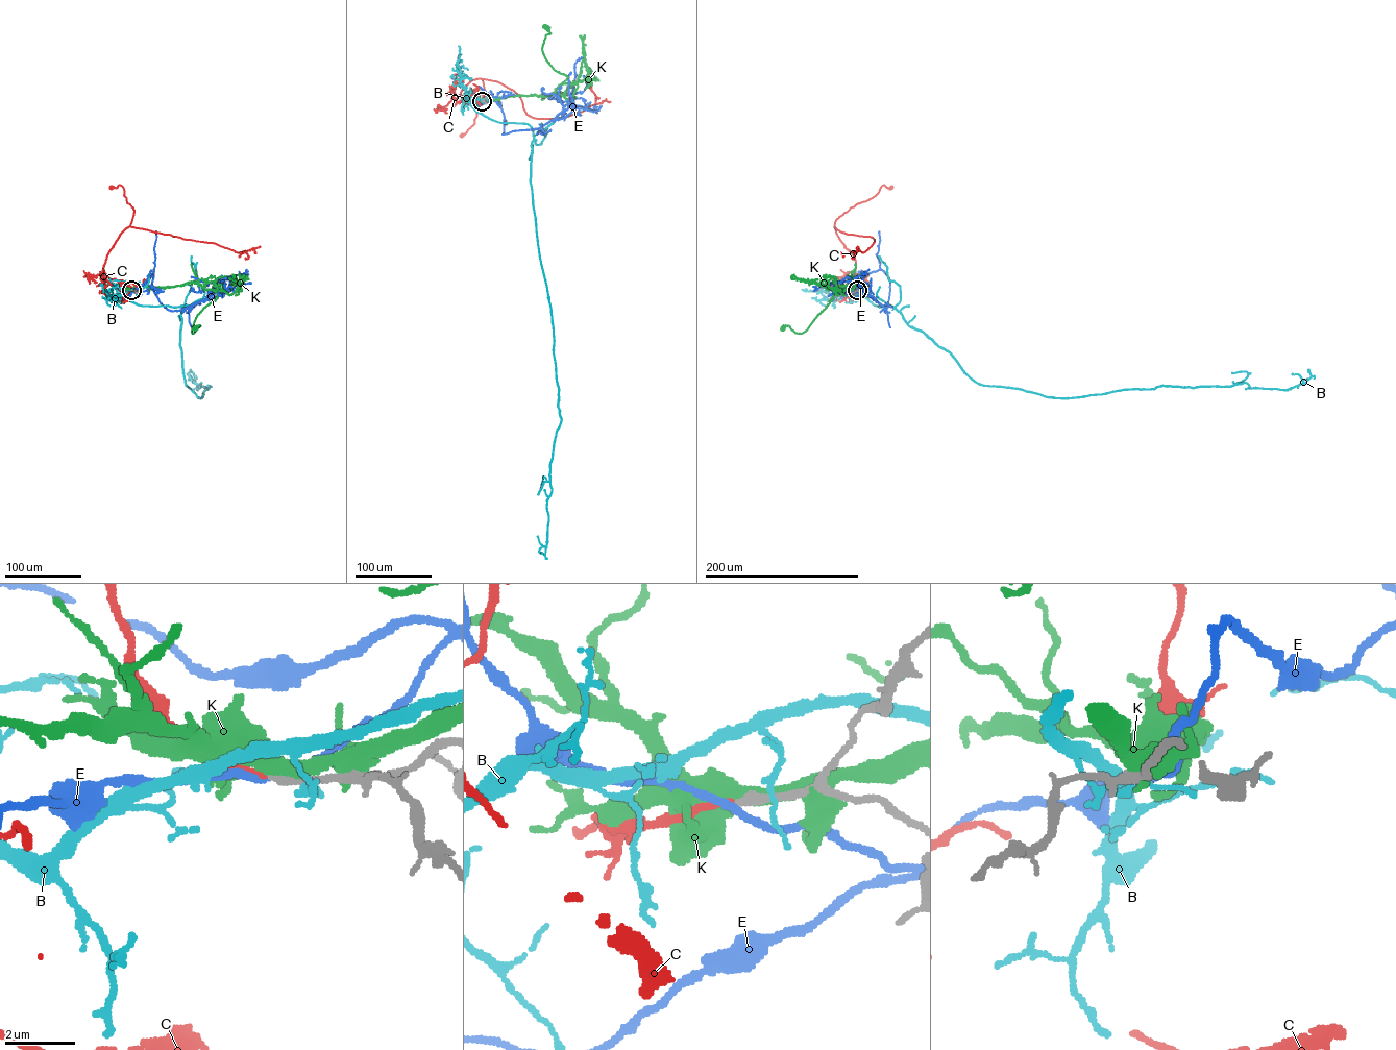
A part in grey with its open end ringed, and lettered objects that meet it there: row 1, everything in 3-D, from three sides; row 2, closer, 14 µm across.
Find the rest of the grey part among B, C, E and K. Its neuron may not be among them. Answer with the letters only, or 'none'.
C

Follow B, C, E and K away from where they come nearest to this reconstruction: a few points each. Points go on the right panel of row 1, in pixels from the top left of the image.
B: (856, 290), (874, 304), (895, 307), (976, 382), (1053, 397), (1245, 382), (1288, 390), (1309, 377), (1308, 369)
C: (857, 290), (851, 279), (854, 257), (837, 236), (834, 222), (851, 208), (875, 196), (882, 185), (890, 188)
E: (857, 290), (857, 284), (865, 275), (882, 269), (889, 281), (886, 311), (850, 281), (816, 289), (812, 286)
K: (856, 290), (852, 283), (838, 290), (803, 332), (796, 333), (789, 325), (783, 328)

